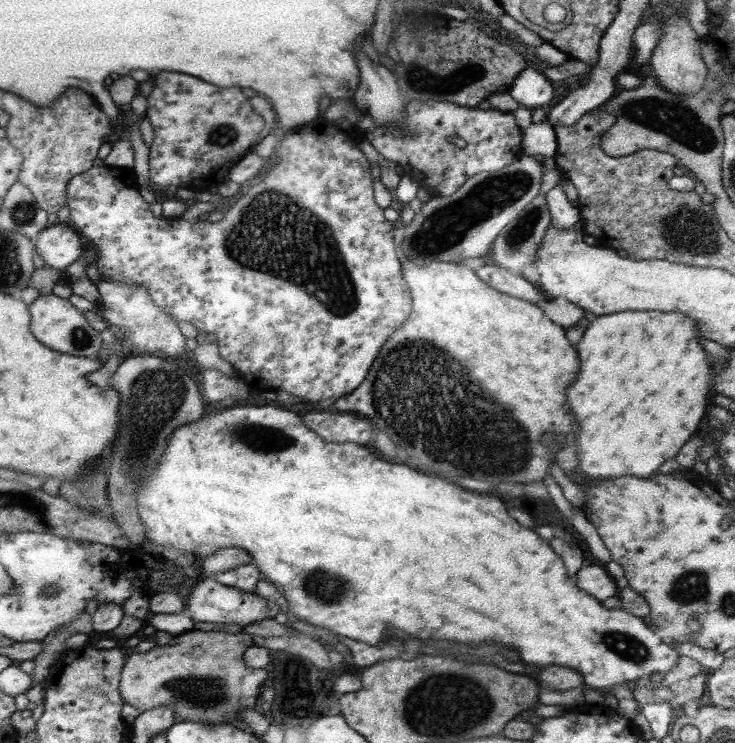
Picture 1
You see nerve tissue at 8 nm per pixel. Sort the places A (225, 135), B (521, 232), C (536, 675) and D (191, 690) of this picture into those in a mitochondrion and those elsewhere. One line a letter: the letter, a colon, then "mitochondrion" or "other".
A: mitochondrion
B: mitochondrion
C: other
D: mitochondrion

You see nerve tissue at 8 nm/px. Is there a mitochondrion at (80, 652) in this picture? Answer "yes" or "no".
no

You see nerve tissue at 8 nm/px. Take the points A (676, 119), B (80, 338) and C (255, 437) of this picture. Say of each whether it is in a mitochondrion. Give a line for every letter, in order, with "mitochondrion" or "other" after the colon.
A: mitochondrion
B: mitochondrion
C: mitochondrion

